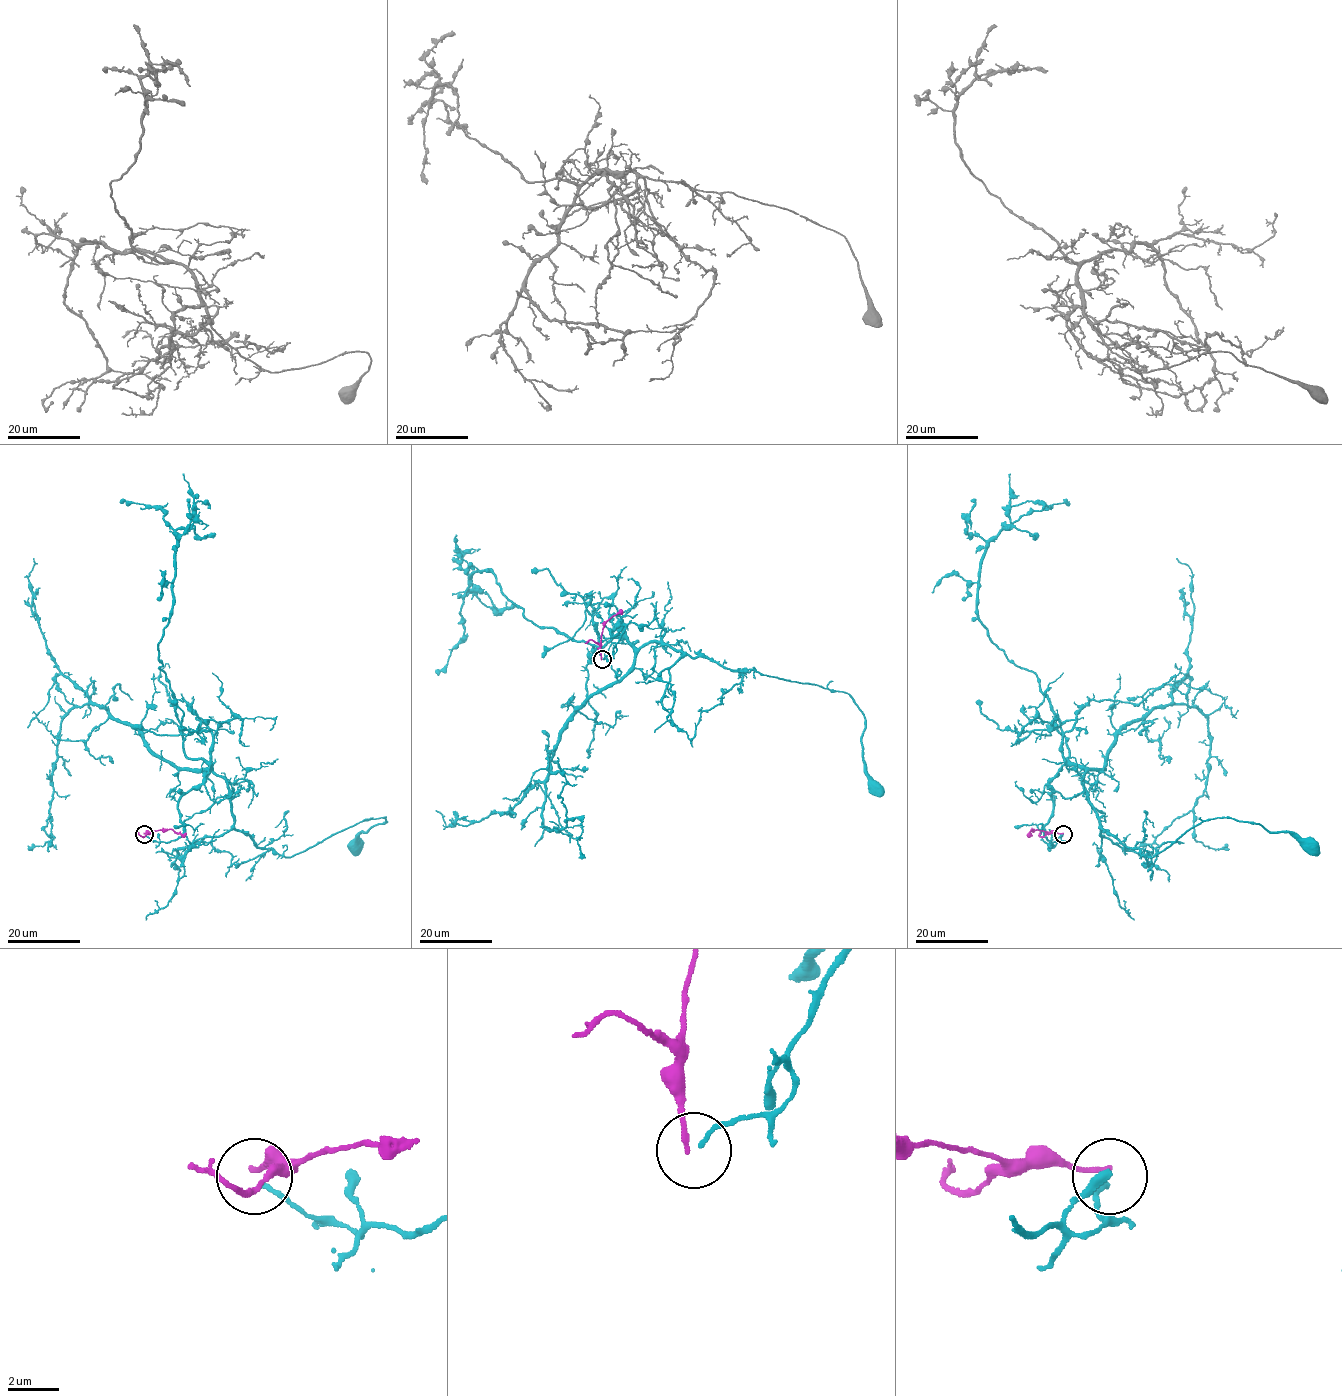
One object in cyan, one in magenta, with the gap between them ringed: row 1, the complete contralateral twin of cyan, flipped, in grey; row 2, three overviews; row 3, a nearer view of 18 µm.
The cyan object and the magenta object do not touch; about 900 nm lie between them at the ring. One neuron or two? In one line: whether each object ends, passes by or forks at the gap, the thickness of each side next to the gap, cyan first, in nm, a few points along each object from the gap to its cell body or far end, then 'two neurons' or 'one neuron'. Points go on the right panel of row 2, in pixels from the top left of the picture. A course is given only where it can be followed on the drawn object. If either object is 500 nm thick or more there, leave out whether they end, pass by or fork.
cyan ends; magenta ends; calibres 170 and 190 nm; course cyan (1062, 835), (1044, 834), (1048, 783), (1078, 765), (1099, 825), (1149, 857), (1217, 818), (1310, 846); course magenta (1063, 833), (1031, 829), (1029, 832); two neurons

